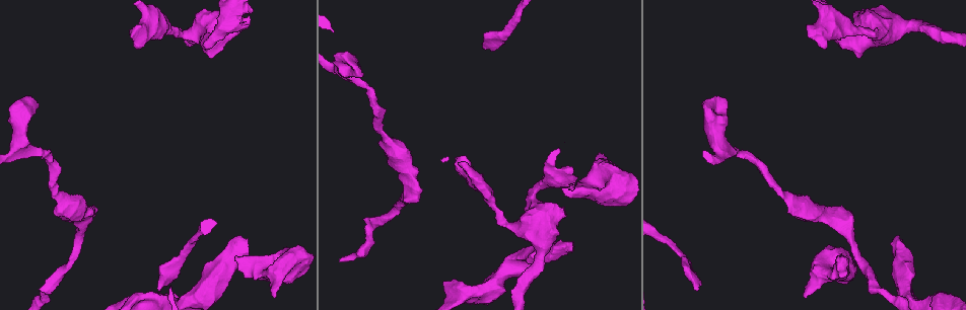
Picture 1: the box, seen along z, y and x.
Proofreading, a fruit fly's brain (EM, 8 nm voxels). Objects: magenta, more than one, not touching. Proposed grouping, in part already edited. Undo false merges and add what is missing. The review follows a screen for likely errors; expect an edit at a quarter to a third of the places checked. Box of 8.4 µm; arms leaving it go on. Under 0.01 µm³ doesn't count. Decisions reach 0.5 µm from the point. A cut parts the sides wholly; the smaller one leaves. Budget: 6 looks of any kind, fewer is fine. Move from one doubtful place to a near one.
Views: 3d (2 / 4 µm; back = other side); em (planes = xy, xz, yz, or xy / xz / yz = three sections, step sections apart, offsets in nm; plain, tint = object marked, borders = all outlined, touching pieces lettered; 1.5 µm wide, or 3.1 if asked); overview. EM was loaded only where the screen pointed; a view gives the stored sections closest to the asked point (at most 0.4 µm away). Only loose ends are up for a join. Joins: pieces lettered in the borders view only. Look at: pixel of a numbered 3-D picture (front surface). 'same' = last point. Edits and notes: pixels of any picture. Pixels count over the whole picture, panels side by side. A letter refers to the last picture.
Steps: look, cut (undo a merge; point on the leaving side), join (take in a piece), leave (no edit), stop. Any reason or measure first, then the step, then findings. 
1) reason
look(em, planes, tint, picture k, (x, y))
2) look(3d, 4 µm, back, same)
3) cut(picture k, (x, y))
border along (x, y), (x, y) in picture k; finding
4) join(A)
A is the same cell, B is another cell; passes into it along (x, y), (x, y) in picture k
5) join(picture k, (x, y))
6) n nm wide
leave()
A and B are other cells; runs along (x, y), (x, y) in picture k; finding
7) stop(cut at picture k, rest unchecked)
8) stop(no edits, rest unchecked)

thick end
look(em, planes, borders, picture 1, (860, 57))

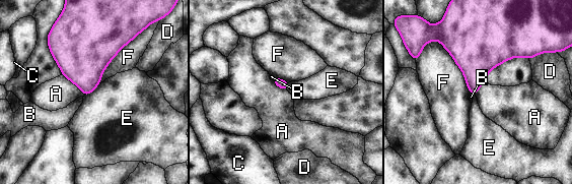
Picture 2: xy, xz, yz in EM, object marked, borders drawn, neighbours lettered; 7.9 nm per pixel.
F touches over 550 nm
leave()
A, B, C, D, E and F are other cells; none of them fits

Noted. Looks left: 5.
branch stops here
look(em, planes, borders, picture 1, (236, 256))

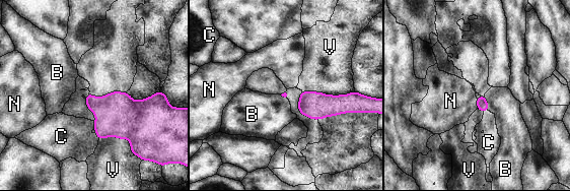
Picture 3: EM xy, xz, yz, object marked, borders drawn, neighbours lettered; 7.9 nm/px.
join(C)
C is the same cell, B, N and V are other cells; passes into it along (117, 115), (94, 125), (65, 136) in picture 3; it goes on there

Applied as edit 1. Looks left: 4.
look(overview)

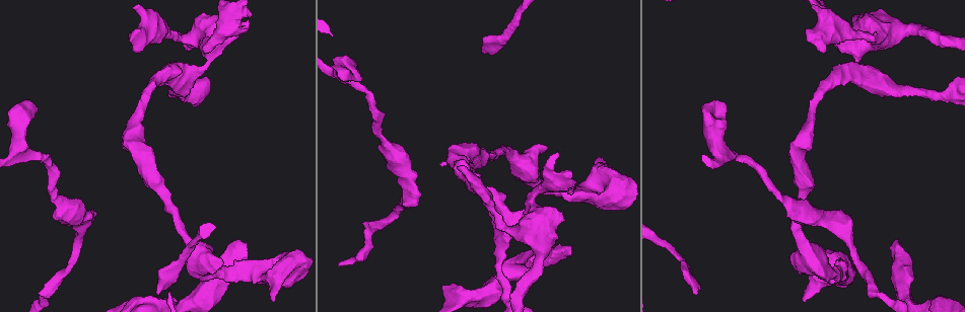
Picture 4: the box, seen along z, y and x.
branch stops here
look(3d, 2 µm, back, picture 4, (695, 293))

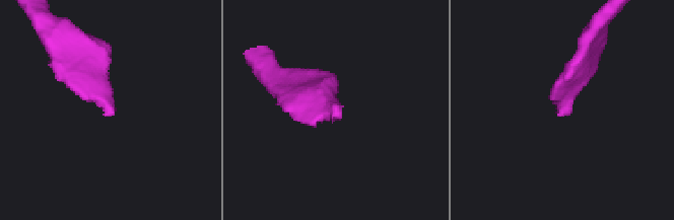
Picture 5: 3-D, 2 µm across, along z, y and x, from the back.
look(em, planes, plain, picture 5, (112, 113))

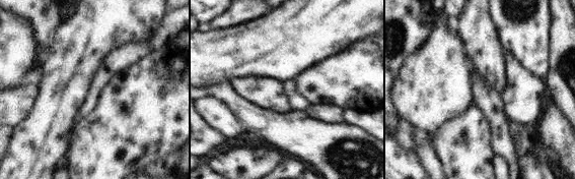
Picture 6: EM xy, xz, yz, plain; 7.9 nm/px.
what lies round it
look(em, planes, borders, same)

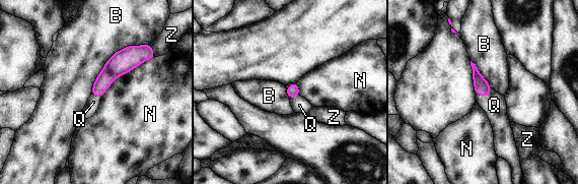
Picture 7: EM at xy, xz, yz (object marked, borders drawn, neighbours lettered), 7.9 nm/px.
B touches over 600 nm
join(Q)
Q is the same cell, B, N and Z are other cells; passes into it along (482, 87), (485, 96), (494, 105) in picture 7; the neuron continues

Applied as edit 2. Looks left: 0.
stop(join at picture 3, join at picture 7, rest unchecked)

